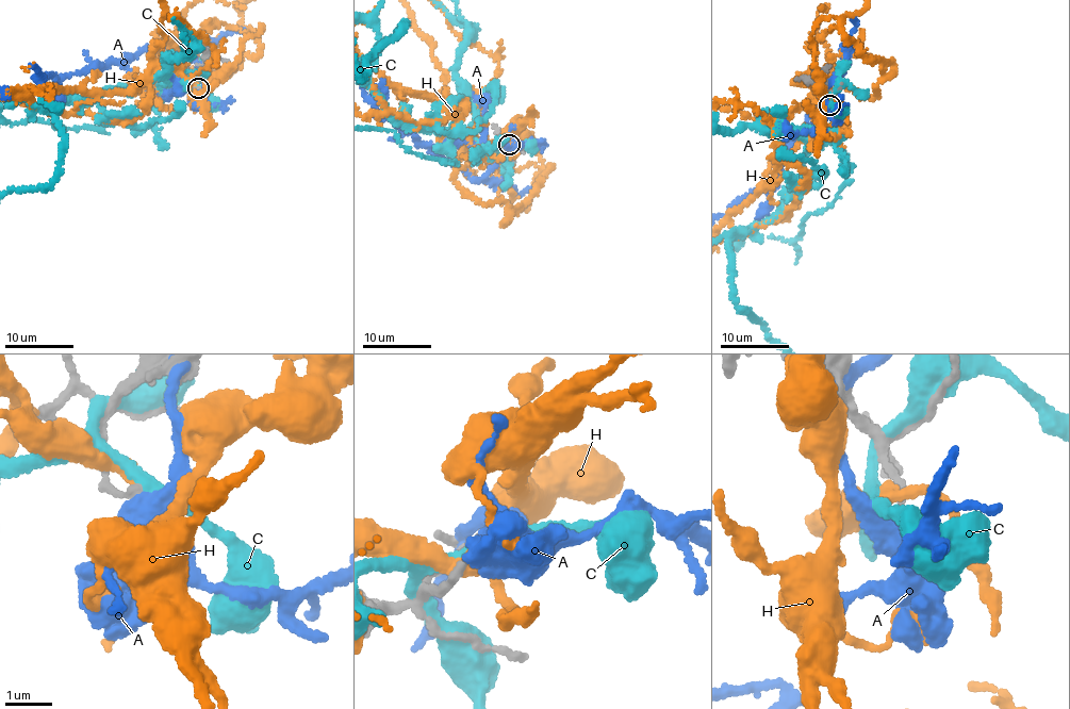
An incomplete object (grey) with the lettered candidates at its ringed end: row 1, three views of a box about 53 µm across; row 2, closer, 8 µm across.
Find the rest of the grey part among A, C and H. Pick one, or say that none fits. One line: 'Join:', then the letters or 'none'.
Join: H

